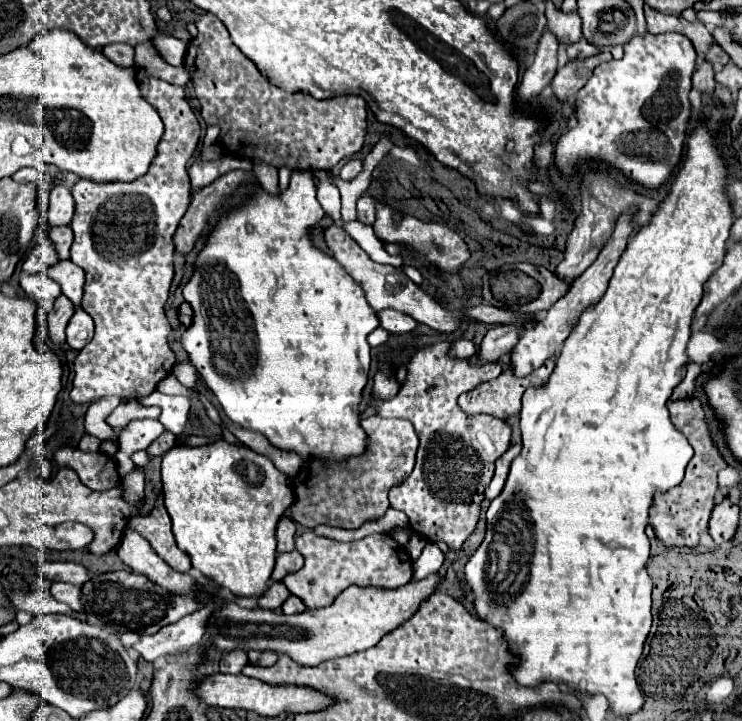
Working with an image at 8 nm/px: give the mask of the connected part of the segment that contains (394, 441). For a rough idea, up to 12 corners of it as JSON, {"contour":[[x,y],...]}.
{"contour":[[362,419],[368,451],[304,461],[294,521],[358,529],[414,469],[408,421]]}

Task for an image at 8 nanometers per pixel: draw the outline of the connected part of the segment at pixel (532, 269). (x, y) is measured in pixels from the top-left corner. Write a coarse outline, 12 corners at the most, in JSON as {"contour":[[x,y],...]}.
{"contour":[[544,267],[520,269],[542,285],[538,299],[522,305],[524,313],[548,311],[570,289]]}

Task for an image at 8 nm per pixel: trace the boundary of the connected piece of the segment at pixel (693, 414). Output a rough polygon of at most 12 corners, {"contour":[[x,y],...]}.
{"contour":[[700,399],[670,401],[694,447],[682,483],[656,497],[650,525],[668,549],[696,547],[726,465]]}

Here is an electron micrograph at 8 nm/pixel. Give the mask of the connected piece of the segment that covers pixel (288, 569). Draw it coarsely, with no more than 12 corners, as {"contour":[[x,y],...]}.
{"contour":[[298,551],[278,553],[272,581],[298,571],[304,557]]}

